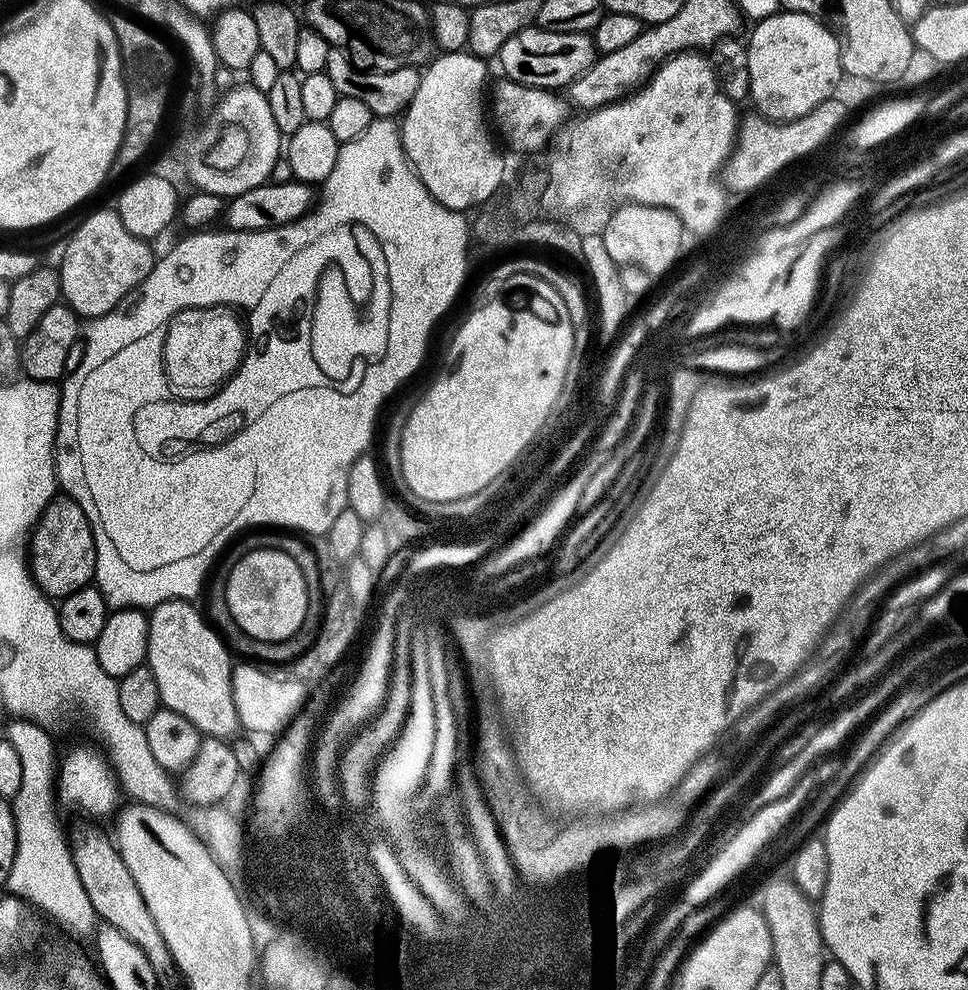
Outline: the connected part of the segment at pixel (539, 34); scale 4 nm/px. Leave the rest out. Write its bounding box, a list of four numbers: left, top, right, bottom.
[496,25,598,91]

